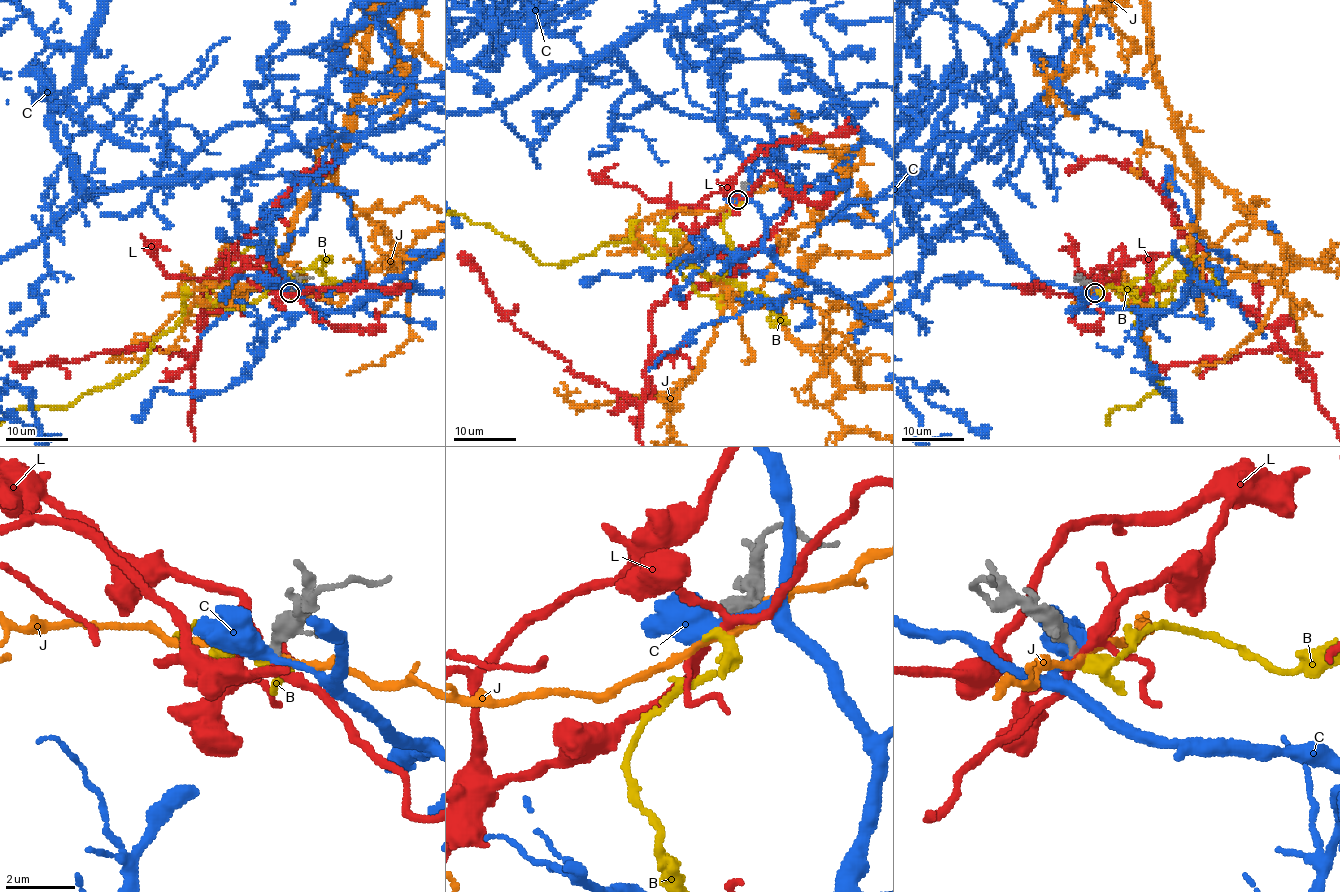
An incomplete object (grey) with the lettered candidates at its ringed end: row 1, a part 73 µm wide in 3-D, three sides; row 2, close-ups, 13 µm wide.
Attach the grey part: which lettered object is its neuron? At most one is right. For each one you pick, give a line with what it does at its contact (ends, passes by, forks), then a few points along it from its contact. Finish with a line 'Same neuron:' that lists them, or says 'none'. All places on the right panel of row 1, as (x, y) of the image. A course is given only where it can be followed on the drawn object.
B: it passes by
Same neuron: B

